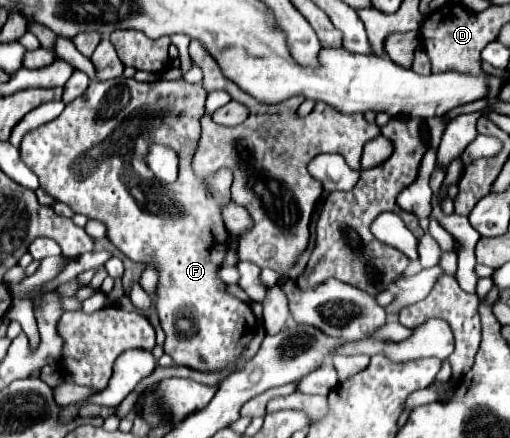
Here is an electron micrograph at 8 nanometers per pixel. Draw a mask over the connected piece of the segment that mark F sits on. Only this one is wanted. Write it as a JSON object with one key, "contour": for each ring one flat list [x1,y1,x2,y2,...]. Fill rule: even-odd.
{"contour":[[90,81,82,97,66,105,60,117,44,123,22,139,22,161,36,173,40,187,56,201,66,203,74,213,82,213,88,219,98,219,106,225,108,241,136,263,152,265,158,271,156,285,156,313,166,333,164,353,168,353,178,365,192,369,222,369,234,361,252,339,256,329,256,317,248,303,226,291,226,283,218,277,228,247,228,229,222,219,222,207,230,203,230,169,220,169,208,181,196,179,192,171,192,157,200,139,200,119,204,117,206,91,202,85,178,81,152,81,122,85,124,81],[122,91,134,91,132,99,122,103],[152,143,168,145,180,157,180,175,176,183,162,183,146,165,146,153]]}

